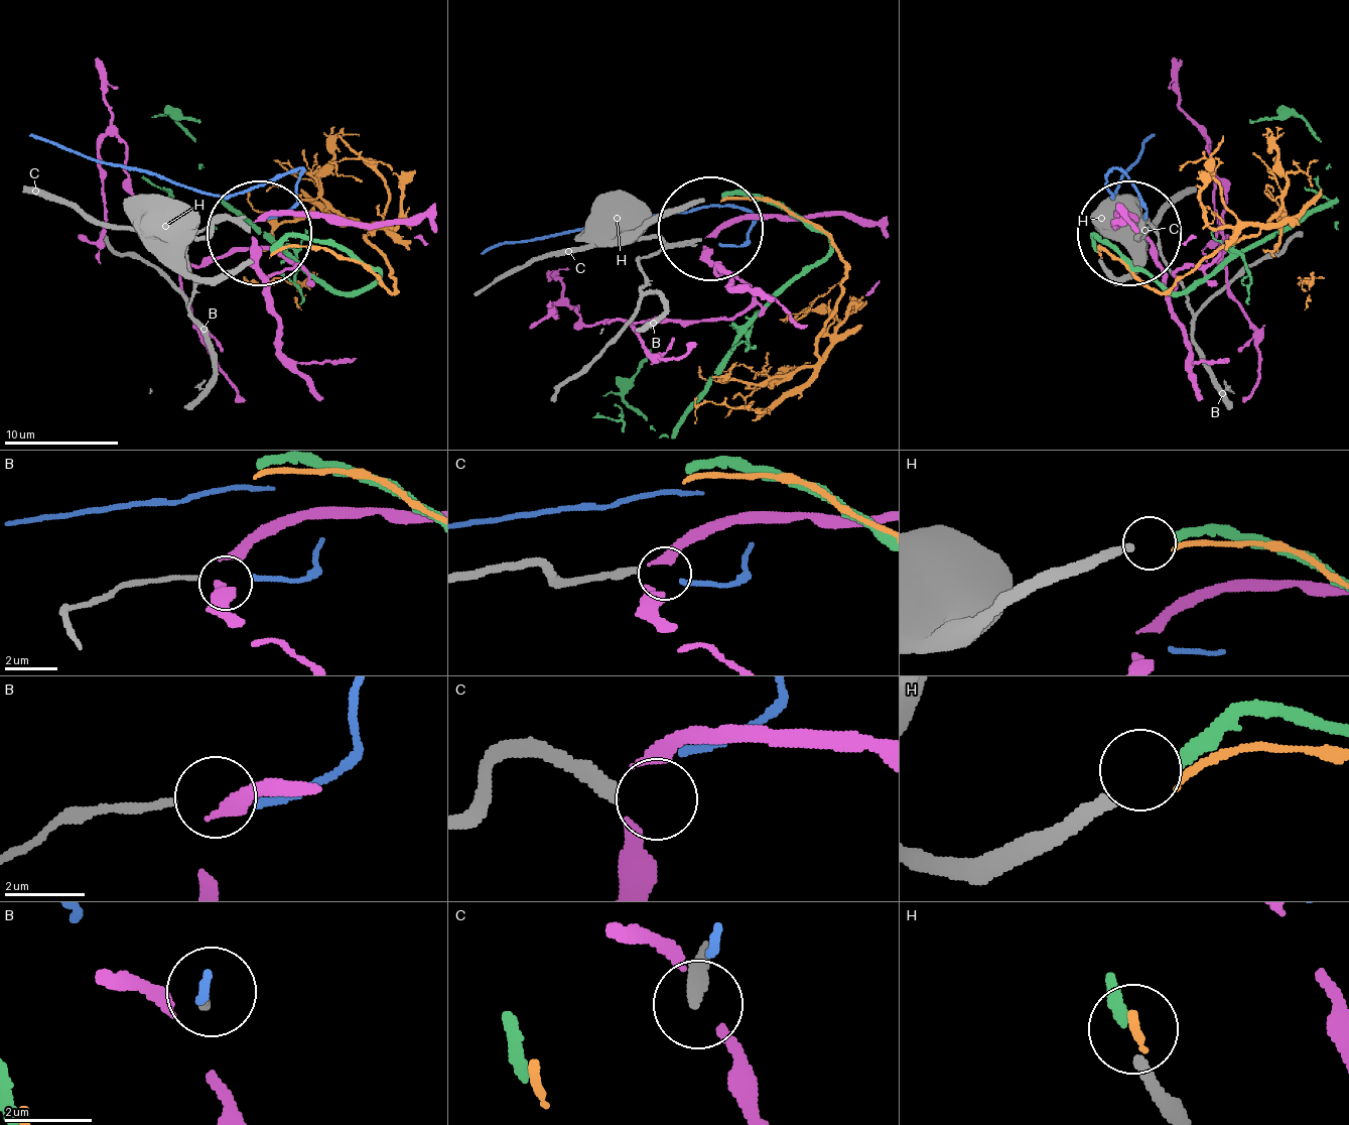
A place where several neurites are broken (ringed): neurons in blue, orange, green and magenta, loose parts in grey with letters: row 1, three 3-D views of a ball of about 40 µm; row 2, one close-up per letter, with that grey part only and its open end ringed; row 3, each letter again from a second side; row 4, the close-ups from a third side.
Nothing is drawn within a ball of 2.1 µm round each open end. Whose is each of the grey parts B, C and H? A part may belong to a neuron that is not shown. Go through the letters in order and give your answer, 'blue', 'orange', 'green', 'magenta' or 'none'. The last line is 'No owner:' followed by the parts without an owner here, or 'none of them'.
B: blue
C: none
H: green
No owner: C

